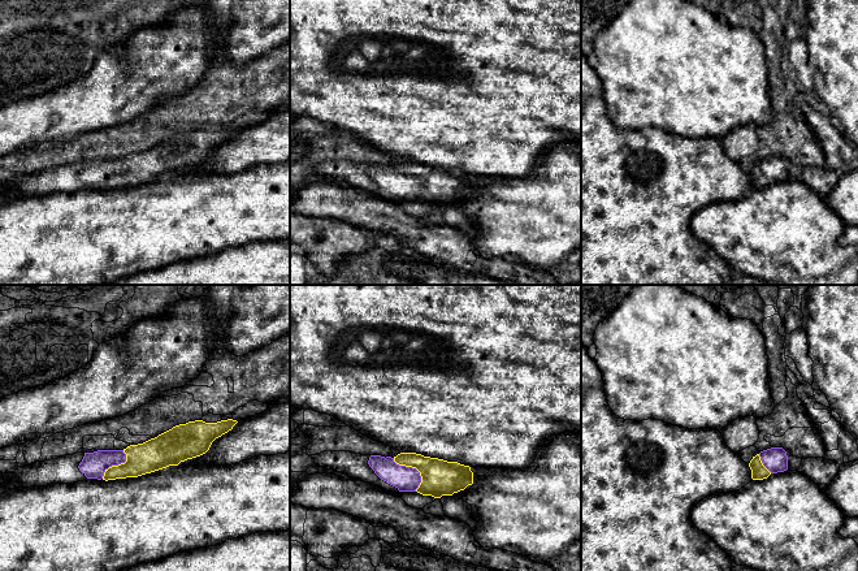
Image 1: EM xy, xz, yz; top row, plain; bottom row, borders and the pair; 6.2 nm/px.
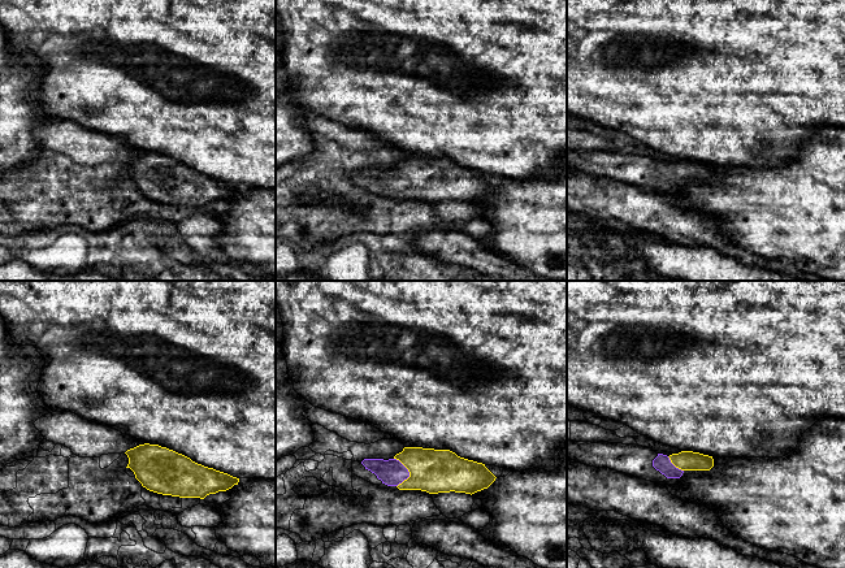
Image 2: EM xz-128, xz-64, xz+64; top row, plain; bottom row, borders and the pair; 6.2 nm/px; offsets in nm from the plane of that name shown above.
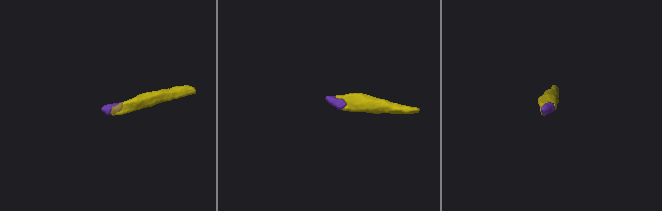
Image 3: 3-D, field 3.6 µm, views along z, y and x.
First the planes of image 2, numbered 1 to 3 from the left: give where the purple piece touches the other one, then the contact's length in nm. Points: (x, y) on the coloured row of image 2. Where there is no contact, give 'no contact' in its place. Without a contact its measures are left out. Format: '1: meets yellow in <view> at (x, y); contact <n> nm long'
1: no contact
2: meets yellow in xz-64 at (408, 471); contact 180 nm long
3: meets yellow in xz+64 at (675, 465); contact 140 nm long

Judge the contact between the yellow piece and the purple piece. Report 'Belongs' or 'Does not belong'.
Belongs

